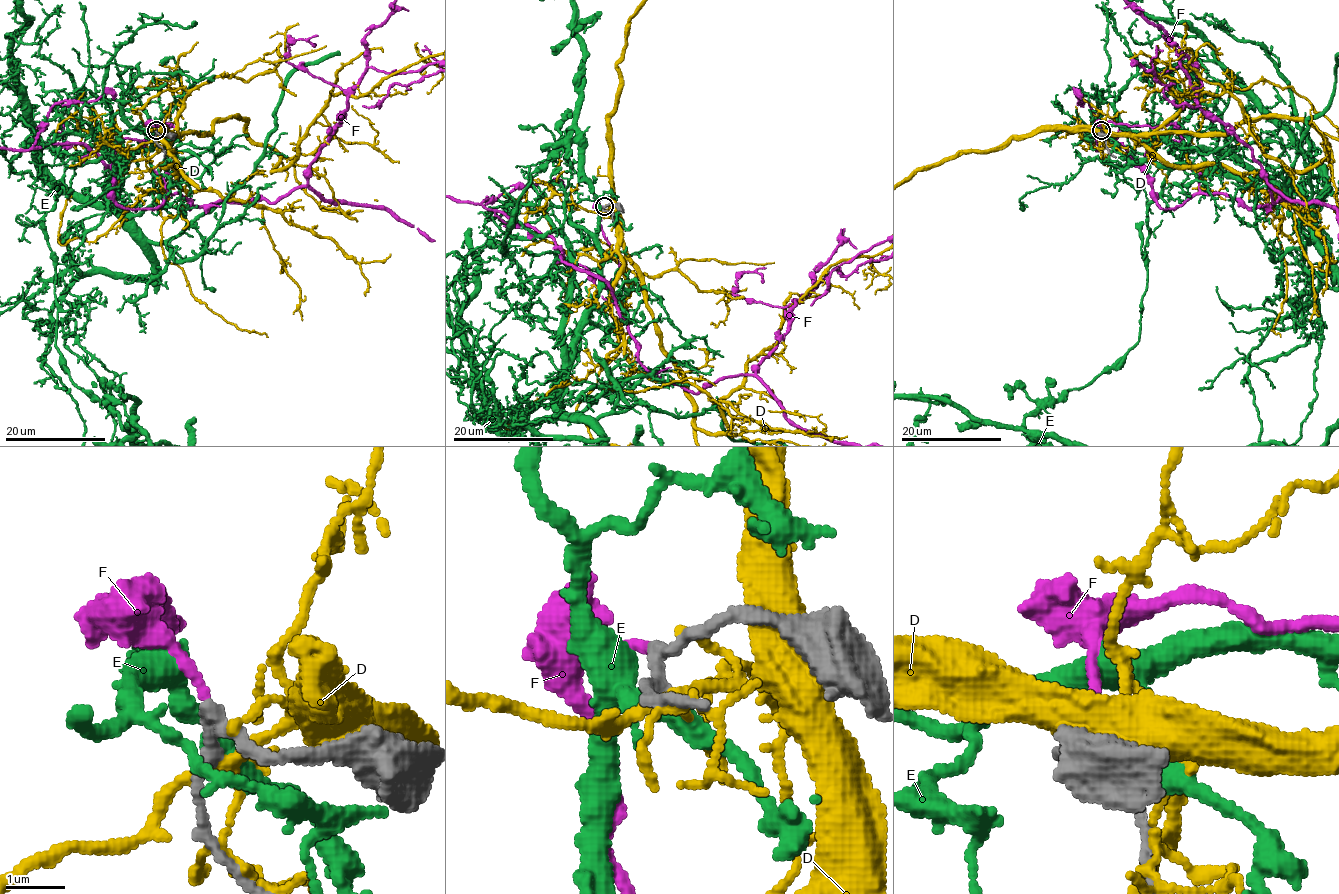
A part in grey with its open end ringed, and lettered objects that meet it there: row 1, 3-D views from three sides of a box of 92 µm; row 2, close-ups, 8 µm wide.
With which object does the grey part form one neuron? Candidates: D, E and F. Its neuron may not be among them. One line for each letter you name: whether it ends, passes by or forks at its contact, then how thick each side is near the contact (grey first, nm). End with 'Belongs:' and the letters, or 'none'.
F: It ends there. Thickness 180 nm (grey) against 150 nm
Belongs: F

